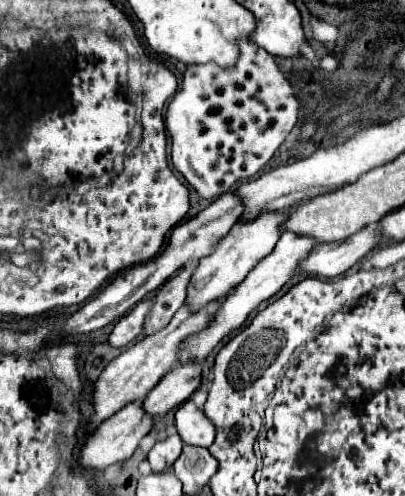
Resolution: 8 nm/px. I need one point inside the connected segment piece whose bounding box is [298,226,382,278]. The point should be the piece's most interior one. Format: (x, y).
(329, 260)

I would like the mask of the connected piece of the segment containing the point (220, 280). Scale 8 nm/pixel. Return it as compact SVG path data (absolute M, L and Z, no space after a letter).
M278 210L278 214L264 214L262 218L256 218L254 222L242 228L238 226L238 230L230 230L230 234L224 236L208 256L200 258L200 266L190 276L186 288L186 306L190 308L190 312L200 312L208 302L228 296L246 278L246 274L254 268L254 264L266 254L270 254L270 250L274 250L282 234L278 226L282 226L282 218L286 218L288 212L290 210Z

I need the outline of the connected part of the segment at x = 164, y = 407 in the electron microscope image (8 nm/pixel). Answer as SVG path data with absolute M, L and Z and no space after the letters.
M192 360L170 370L170 374L166 374L154 386L154 390L150 390L150 394L144 398L142 402L144 412L158 418L178 408L200 386L200 372L202 372L202 366Z

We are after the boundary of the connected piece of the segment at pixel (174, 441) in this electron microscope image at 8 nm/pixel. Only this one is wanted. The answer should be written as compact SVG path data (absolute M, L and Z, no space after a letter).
M178 434L168 436L168 438L160 440L160 442L156 442L152 446L150 454L148 454L148 462L152 466L152 472L168 470L176 462L176 458L180 456L182 446L184 446L184 442L182 442L182 438Z

